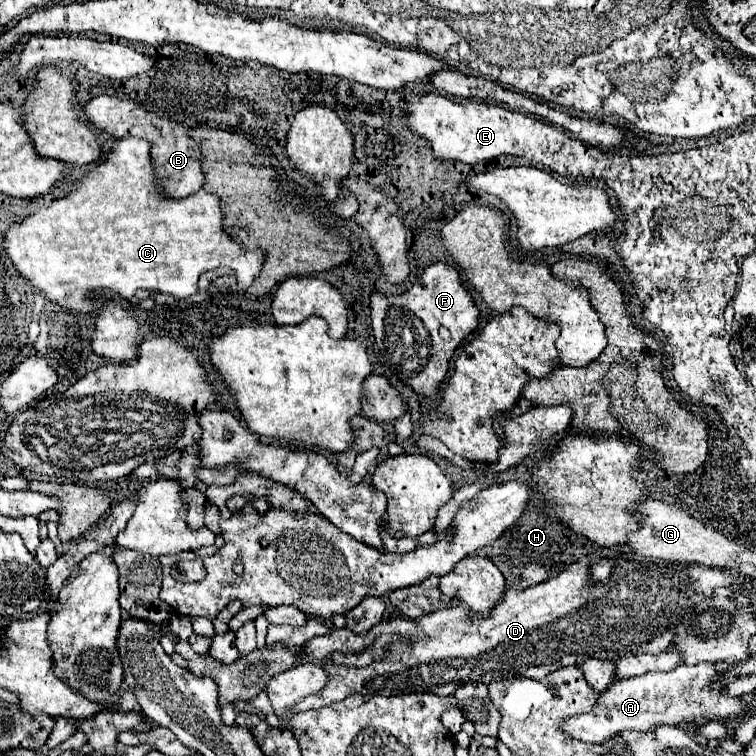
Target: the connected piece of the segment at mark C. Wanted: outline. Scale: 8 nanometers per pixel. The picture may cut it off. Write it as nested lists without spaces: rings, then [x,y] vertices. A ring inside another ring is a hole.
[[[118,139],[100,167],[88,173],[68,197],[28,215],[20,225],[12,225],[6,231],[4,249],[14,267],[50,301],[89,313],[94,309],[89,294],[98,289],[108,289],[122,297],[134,295],[138,289],[158,289],[176,299],[186,299],[198,293],[198,277],[218,267],[234,269],[240,289],[248,289],[250,283],[256,281],[264,263],[264,253],[246,249],[224,231],[224,213],[216,195],[200,191],[184,199],[166,197],[158,189],[158,175],[152,167],[150,149],[152,145],[146,139]]]

